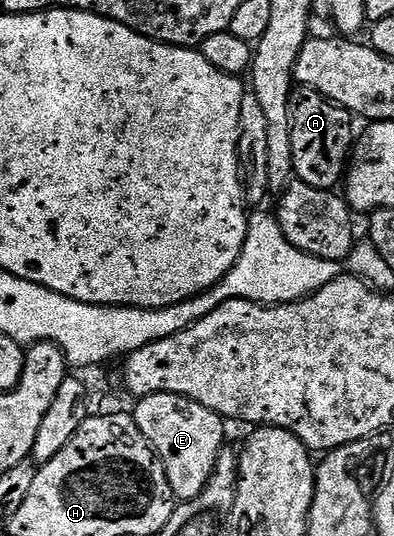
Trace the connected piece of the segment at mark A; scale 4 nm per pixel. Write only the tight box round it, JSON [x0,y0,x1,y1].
[289,86,355,191]

